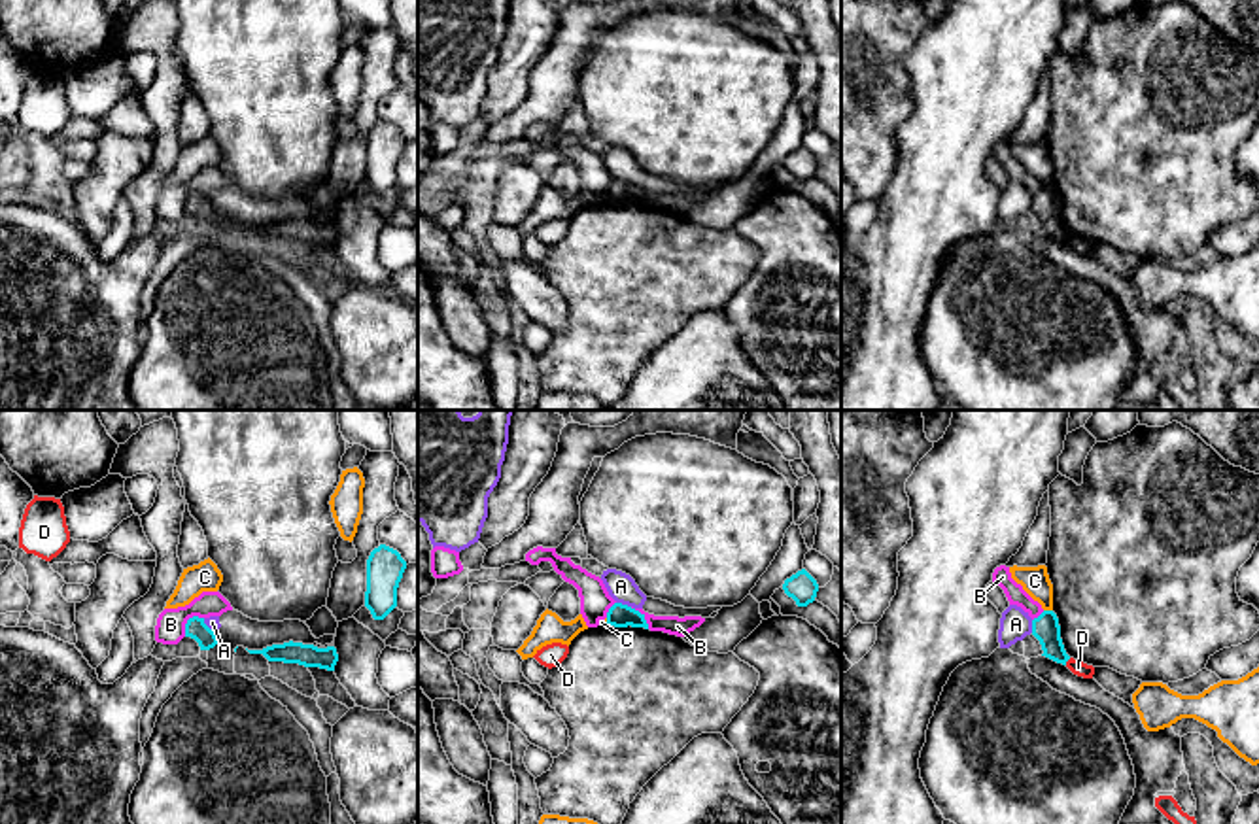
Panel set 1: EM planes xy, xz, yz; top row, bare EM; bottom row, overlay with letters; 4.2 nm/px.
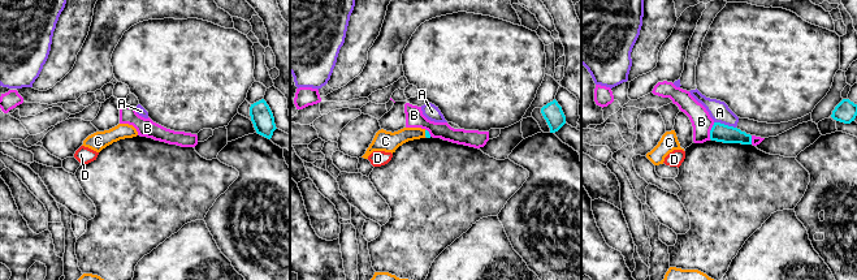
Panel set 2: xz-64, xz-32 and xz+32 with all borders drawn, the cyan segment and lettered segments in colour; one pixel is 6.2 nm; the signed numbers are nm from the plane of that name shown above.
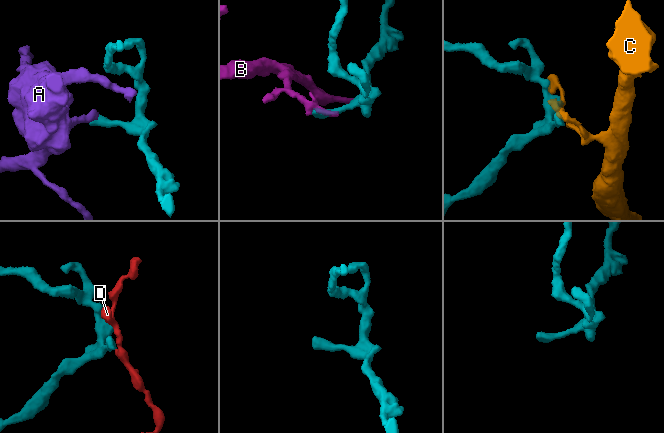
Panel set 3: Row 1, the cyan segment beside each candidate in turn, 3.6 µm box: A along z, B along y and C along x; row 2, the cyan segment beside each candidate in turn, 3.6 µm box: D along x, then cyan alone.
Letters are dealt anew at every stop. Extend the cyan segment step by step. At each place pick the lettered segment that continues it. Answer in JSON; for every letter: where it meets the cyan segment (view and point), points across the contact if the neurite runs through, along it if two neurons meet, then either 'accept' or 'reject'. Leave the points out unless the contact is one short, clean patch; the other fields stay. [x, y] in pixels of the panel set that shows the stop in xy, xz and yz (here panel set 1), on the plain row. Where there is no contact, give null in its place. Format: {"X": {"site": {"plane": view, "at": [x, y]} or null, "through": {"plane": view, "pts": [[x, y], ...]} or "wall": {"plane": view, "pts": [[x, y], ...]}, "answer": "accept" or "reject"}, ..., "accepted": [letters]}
{"A": {"site": {"plane": "xz", "at": [624, 182]}, "answer": "reject"}, "B": {"site": {"plane": "xy", "at": [188, 197]}, "answer": "reject"}, "C": {"site": {"plane": "yz", "at": [1048, 188]}, "answer": "reject"}, "D": {"site": {"plane": "yz", "at": [1067, 237]}, "wall": {"plane": "yz", "pts": [[1070, 235], [1065, 240]]}, "answer": "reject"}, "accepted": []}

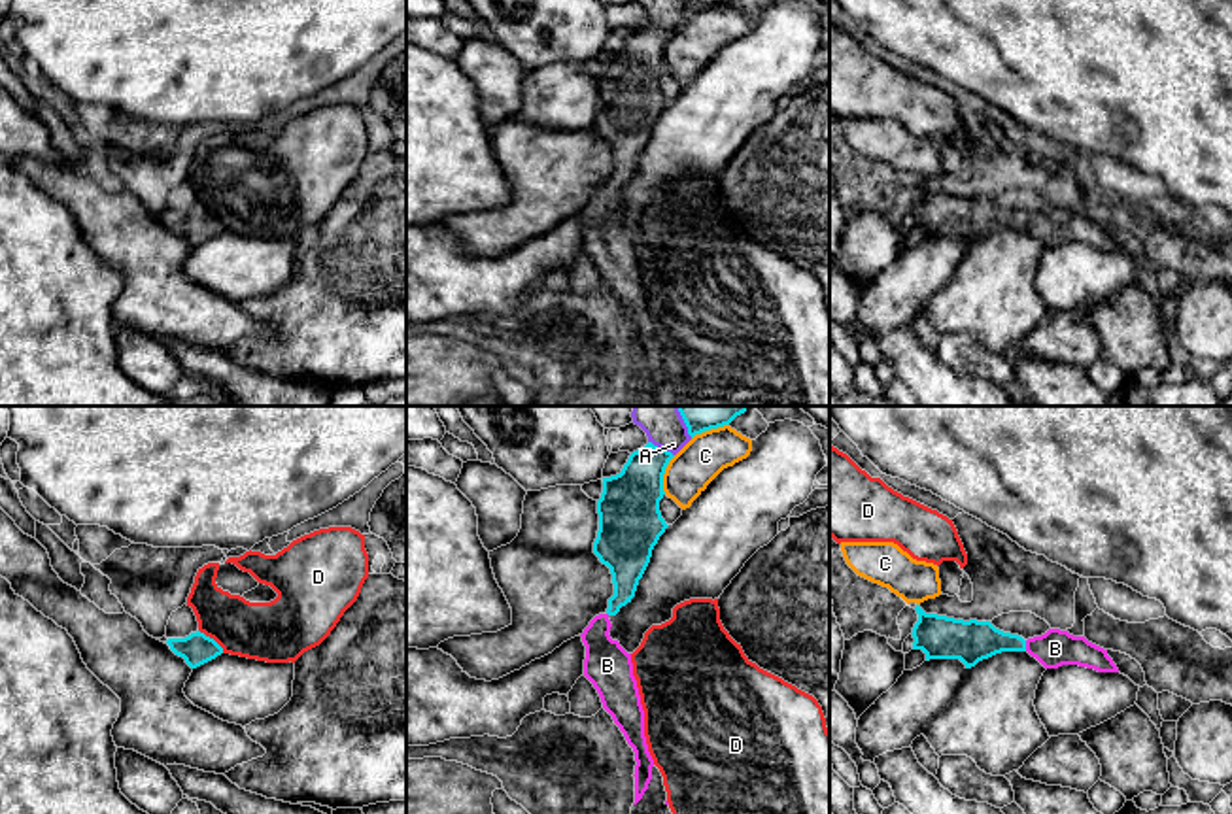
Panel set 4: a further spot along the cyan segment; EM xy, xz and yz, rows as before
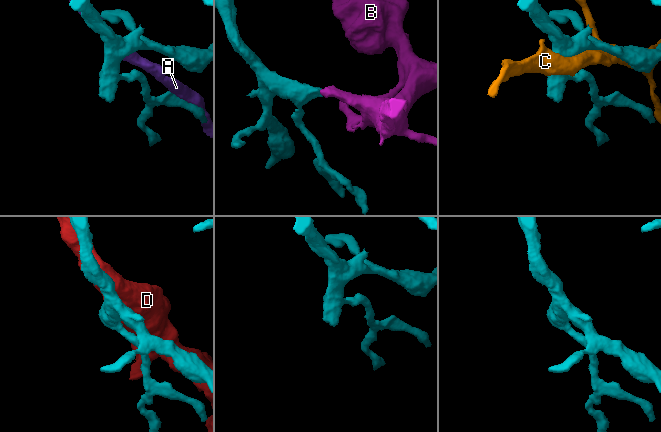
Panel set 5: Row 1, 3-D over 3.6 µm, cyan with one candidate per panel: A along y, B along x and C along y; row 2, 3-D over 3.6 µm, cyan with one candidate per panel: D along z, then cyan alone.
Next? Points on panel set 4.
{"A": {"site": {"plane": "xz", "at": [660, 25]}, "answer": "reject"}, "B": {"site": {"plane": "yz", "at": [1025, 223]}, "through": {"plane": "yz", "pts": [[972, 218], [1006, 218], [1025, 223], [1055, 225]]}, "answer": "accept"}, "C": {"site": {"plane": "xz", "at": [664, 50]}, "answer": "reject"}, "D": {"site": {"plane": "xy", "at": [212, 216]}, "answer": "reject"}, "accepted": ["B"]}

